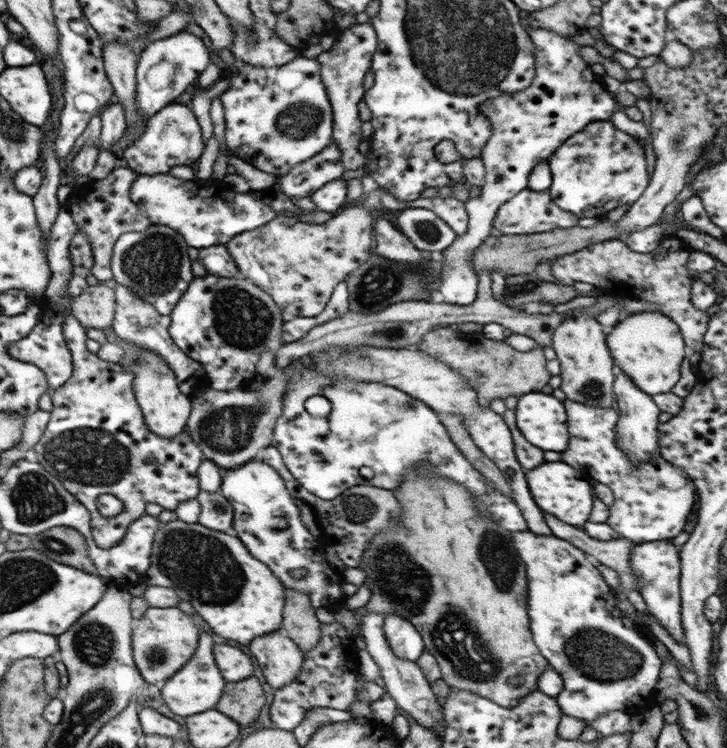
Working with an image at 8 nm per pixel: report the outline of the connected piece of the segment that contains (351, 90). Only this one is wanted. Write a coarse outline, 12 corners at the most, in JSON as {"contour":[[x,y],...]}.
{"contour":[[372,23],[317,56],[344,171],[365,164],[358,104],[377,44]]}

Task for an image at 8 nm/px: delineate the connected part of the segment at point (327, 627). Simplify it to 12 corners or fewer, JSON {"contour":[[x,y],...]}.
{"contour":[[321,624],[296,680],[270,704],[276,729],[293,732],[312,708],[356,698],[356,636]]}

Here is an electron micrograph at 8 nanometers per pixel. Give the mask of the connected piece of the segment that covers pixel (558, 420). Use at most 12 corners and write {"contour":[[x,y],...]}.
{"contour":[[542,392],[517,399],[516,426],[542,451],[569,443],[564,402]]}

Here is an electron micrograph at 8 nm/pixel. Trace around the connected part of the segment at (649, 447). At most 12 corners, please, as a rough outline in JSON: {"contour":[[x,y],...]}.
{"contour":[[614,369],[617,444],[631,464],[659,452],[653,398]]}

